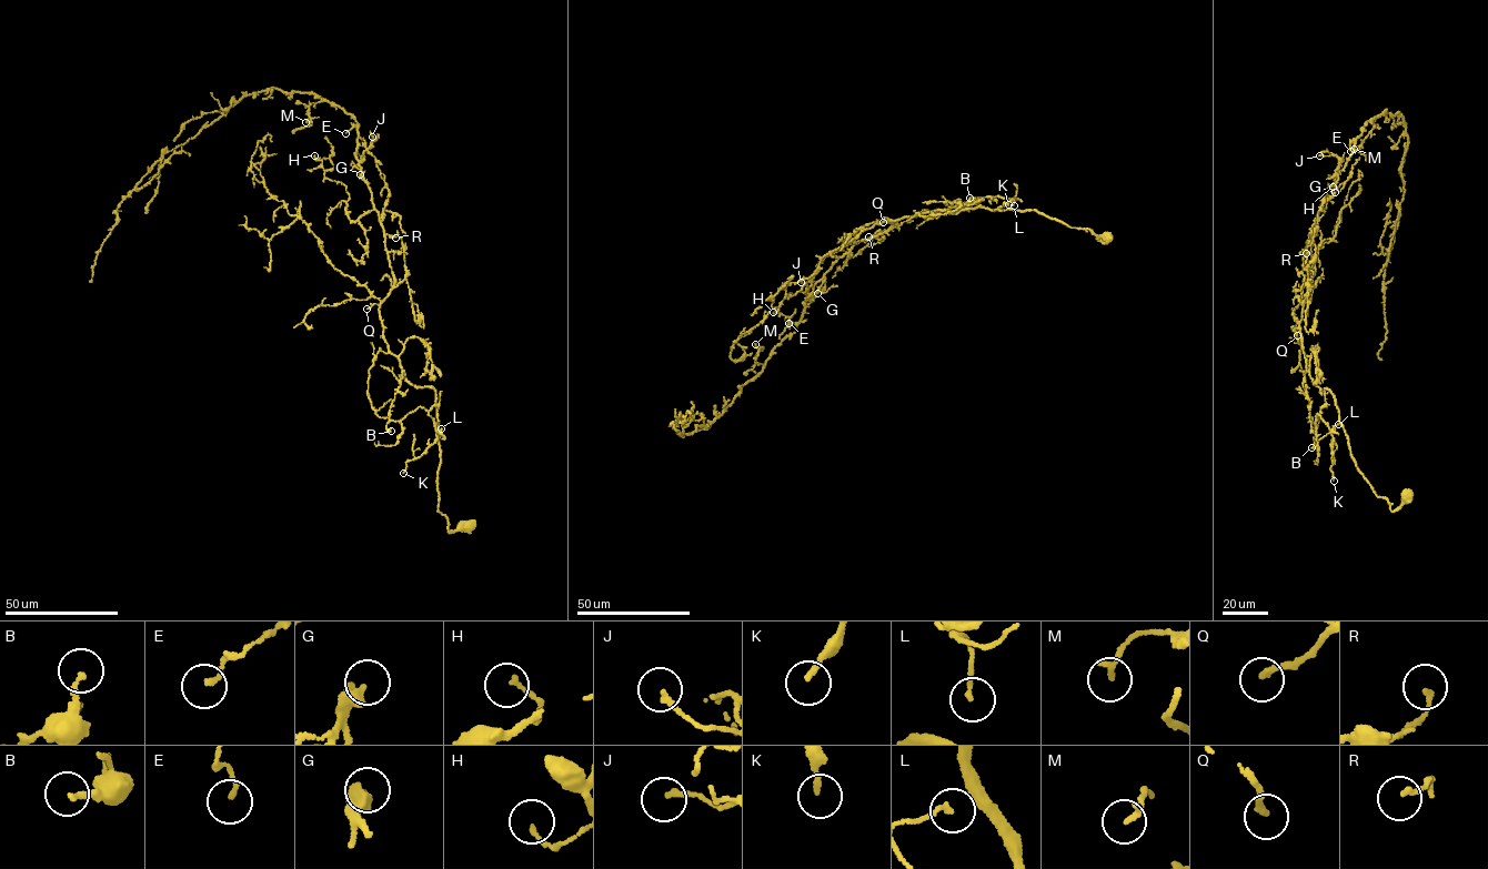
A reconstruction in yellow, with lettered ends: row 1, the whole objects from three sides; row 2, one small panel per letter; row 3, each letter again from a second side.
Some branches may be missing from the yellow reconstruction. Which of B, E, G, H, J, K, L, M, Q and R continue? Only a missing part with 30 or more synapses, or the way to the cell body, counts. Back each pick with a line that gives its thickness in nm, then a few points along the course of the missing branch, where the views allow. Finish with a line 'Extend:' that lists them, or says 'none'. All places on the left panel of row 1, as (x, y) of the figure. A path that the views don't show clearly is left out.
Extend: none

